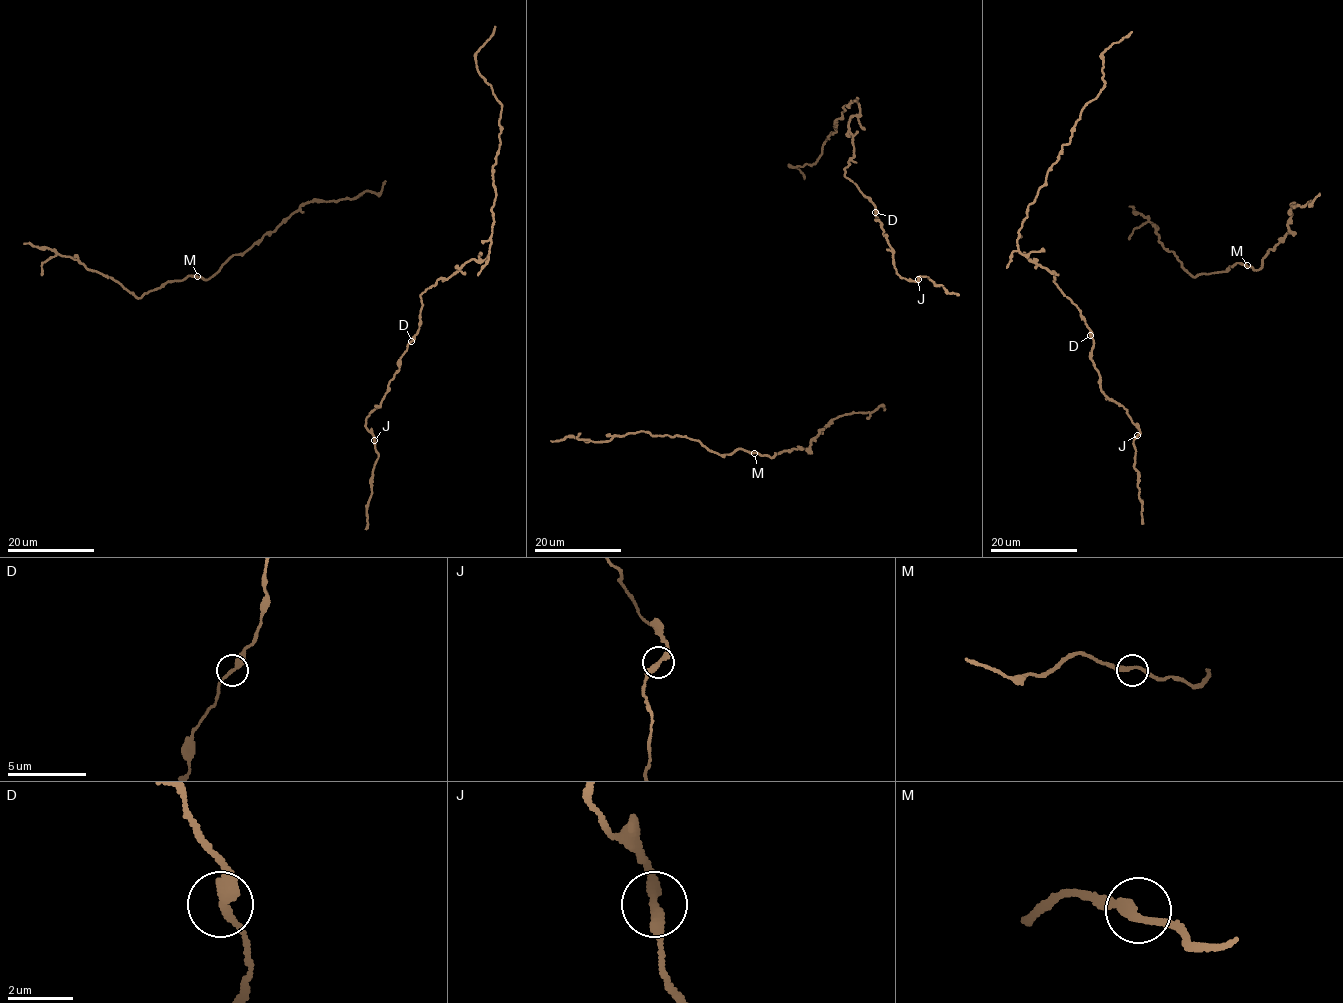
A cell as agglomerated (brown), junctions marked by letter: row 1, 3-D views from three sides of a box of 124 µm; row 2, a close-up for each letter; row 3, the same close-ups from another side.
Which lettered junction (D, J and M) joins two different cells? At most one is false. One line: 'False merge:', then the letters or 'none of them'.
False merge: J

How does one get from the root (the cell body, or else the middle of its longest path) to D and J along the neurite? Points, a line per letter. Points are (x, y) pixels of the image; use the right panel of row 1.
D: (1102, 392), (1100, 374), (1091, 359), (1093, 340), (1090, 335)
J: (1102, 392), (1127, 410), (1139, 430), (1138, 435)

